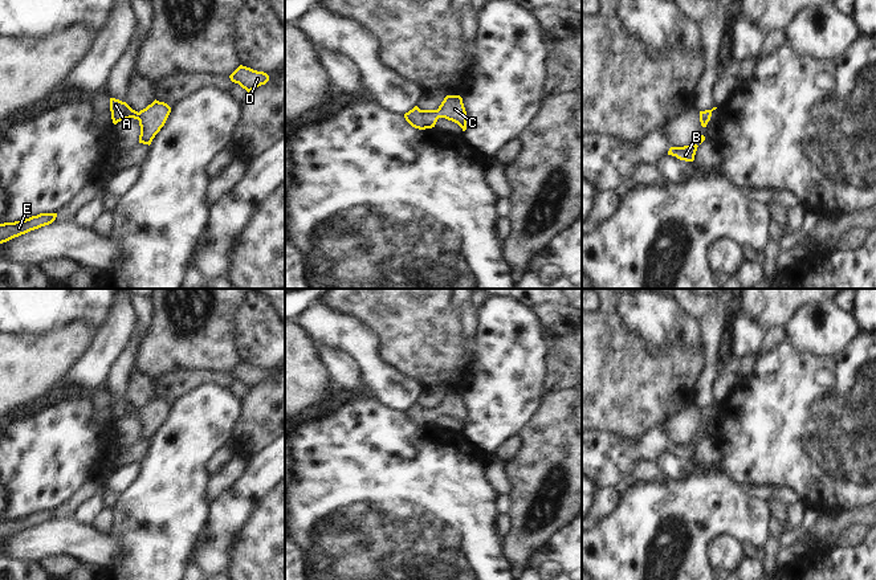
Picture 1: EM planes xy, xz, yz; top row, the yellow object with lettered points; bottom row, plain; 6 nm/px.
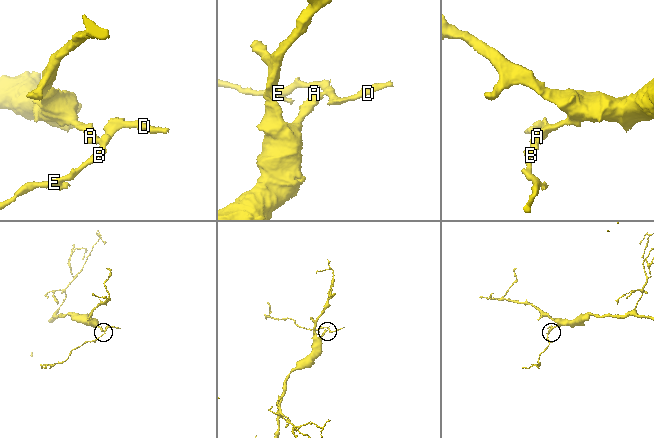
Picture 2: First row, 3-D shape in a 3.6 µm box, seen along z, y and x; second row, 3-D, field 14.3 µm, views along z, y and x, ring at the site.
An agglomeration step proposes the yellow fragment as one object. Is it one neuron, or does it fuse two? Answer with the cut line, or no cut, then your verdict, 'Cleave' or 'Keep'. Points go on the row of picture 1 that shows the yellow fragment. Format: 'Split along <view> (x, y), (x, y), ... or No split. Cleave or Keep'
No split. Keep

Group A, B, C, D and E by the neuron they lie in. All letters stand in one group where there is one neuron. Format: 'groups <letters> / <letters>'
groups A B C D E

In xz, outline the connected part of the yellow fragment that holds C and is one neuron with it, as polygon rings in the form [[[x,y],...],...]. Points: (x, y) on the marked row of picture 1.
[[[447,95],[437,110],[420,110],[415,106],[404,114],[406,121],[415,128],[425,130],[435,127],[439,118],[457,123],[466,130],[466,111],[460,95]]]

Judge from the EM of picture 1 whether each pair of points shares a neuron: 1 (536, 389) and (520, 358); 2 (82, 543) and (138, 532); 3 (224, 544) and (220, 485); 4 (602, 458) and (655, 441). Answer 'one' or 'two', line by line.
1: one
2: two
3: two
4: one

